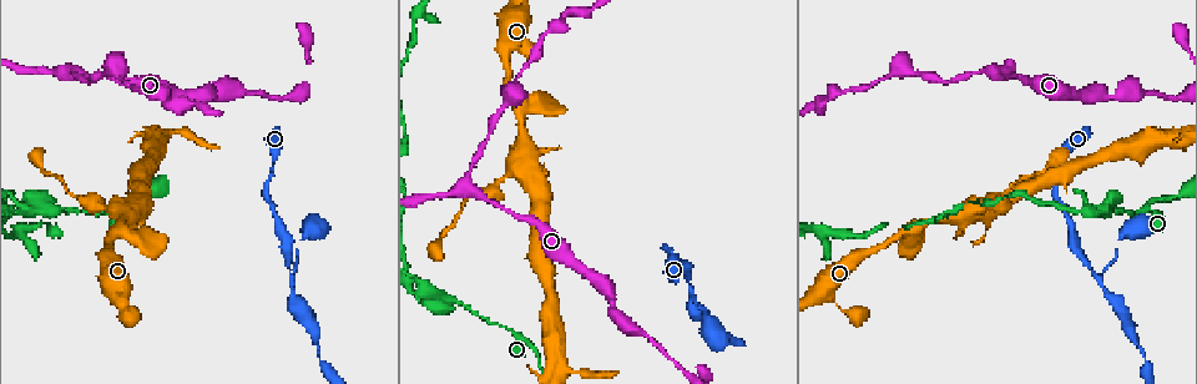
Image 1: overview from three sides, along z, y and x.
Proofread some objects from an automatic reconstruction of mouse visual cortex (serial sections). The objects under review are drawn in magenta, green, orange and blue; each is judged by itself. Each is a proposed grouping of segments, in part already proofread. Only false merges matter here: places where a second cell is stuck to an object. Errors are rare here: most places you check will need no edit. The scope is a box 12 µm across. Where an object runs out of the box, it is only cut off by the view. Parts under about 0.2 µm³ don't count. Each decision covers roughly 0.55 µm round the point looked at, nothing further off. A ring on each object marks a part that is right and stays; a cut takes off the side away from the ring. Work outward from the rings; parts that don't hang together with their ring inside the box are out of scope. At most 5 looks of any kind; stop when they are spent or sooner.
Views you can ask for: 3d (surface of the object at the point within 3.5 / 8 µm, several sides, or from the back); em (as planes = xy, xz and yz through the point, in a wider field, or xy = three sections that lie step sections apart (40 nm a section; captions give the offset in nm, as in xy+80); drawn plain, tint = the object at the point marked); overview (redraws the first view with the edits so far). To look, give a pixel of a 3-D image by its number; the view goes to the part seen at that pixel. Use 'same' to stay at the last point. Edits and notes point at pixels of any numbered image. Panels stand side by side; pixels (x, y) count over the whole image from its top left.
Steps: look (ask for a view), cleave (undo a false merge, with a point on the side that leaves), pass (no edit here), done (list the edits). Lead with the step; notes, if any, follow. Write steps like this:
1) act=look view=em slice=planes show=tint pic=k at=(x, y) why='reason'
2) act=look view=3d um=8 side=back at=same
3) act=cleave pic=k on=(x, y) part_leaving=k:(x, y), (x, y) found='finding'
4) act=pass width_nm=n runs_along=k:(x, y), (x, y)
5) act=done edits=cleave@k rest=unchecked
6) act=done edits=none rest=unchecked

act=look view=3d um=3.5 pic=1 at=(424, 294) why='arms run side by side'

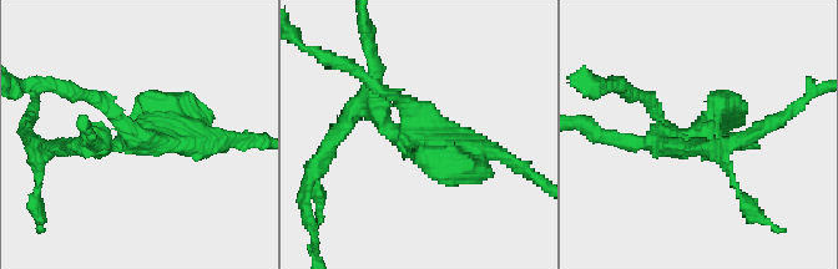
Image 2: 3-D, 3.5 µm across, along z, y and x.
act=look view=em slice=planes show=tint pic=2 at=(141, 136) arms=3 arm_widths_nm=150,300,350

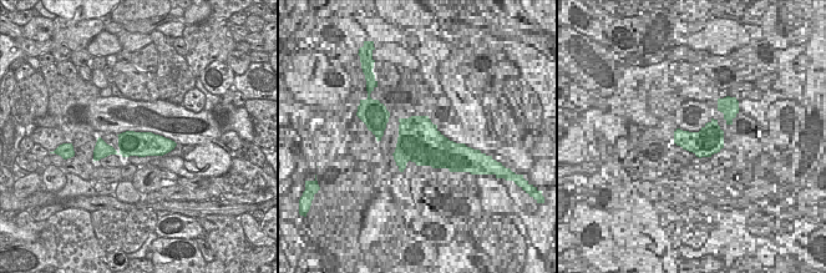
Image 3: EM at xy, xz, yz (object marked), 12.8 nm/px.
act=cleave pic=2 on=(661, 152) part_leaving=2:(696, 141), (612, 141), (594, 133) found='a second cell is stuck on'

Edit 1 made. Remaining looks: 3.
act=look view=overview

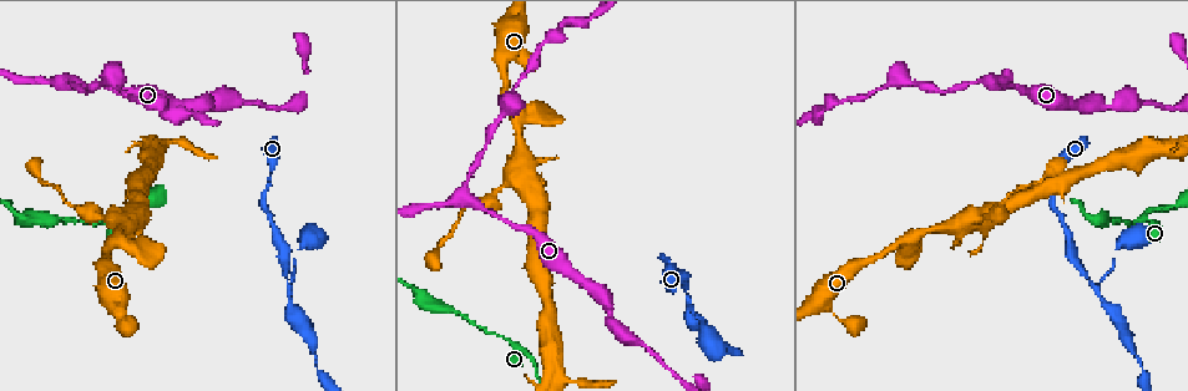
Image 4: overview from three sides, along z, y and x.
act=look view=3d um=8 pic=4 at=(689, 297) why='three-way junction'

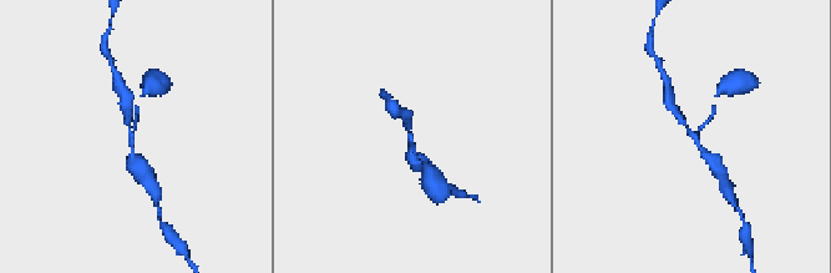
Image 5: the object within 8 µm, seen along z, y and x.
act=look view=em slice=xy step=1 show=tint pic=5 at=(411, 138)

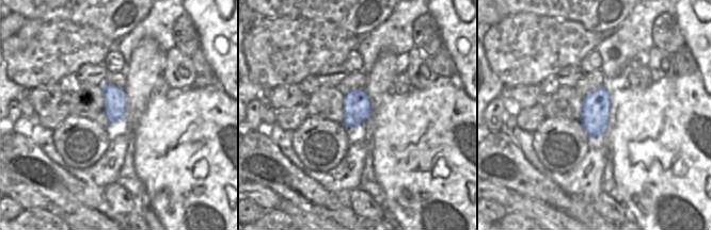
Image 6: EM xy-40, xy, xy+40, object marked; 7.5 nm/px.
act=pass arms=3 arm_widths_nm=100,250,300 runs_along=5:(408, 116), (408, 134), (416, 158) found='one cell here'

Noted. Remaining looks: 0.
act=done edits=cleave@2 rest=unchecked

